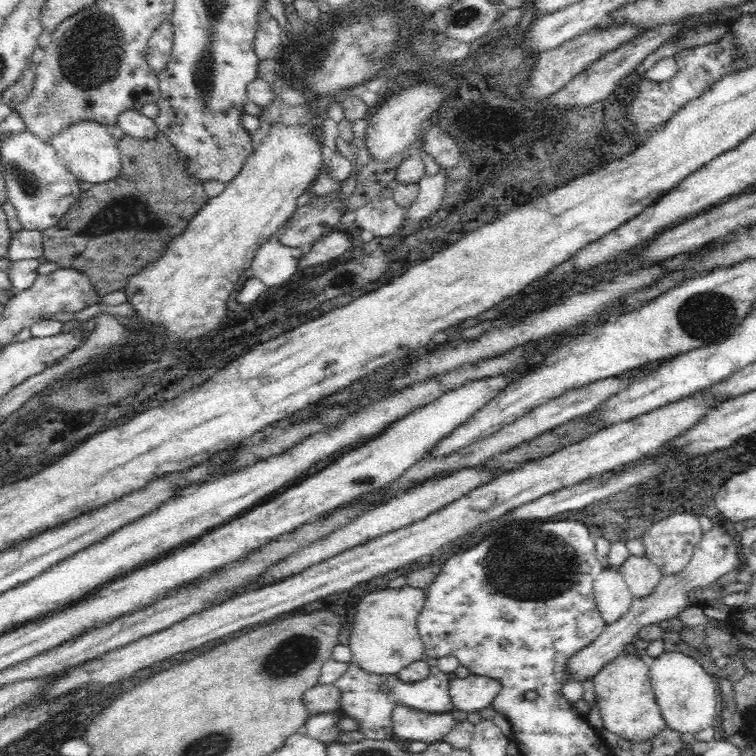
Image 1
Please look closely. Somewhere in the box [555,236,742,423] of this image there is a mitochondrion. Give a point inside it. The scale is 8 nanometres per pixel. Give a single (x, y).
(706, 316)

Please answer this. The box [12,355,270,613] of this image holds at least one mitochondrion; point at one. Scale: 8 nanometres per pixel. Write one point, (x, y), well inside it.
(85, 392)

